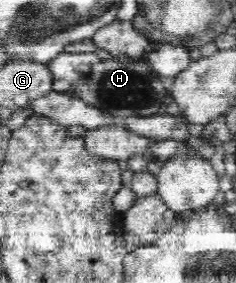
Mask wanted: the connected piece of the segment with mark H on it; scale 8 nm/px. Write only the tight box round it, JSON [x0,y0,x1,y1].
[48,52,175,118]

